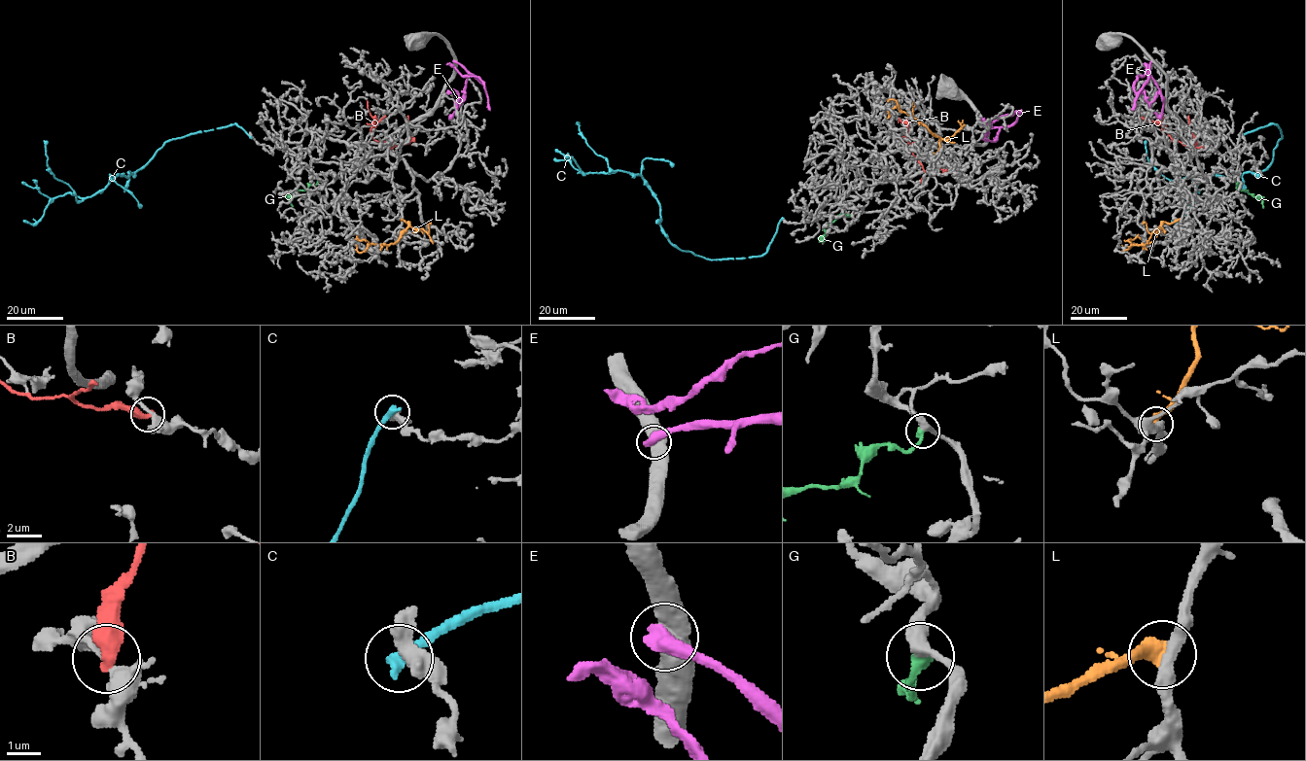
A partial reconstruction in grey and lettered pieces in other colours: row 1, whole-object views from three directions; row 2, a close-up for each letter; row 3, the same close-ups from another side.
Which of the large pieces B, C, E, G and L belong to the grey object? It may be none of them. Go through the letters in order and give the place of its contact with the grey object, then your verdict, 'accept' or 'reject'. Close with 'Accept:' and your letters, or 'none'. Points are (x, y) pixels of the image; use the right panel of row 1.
B: meets grey at (1206, 149); reject
C: meets grey at (1241, 136); reject
E: meets grey at (1152, 61); reject
G: meets grey at (1238, 181); accept
L: meets grey at (1181, 220); reject
Accept: G

